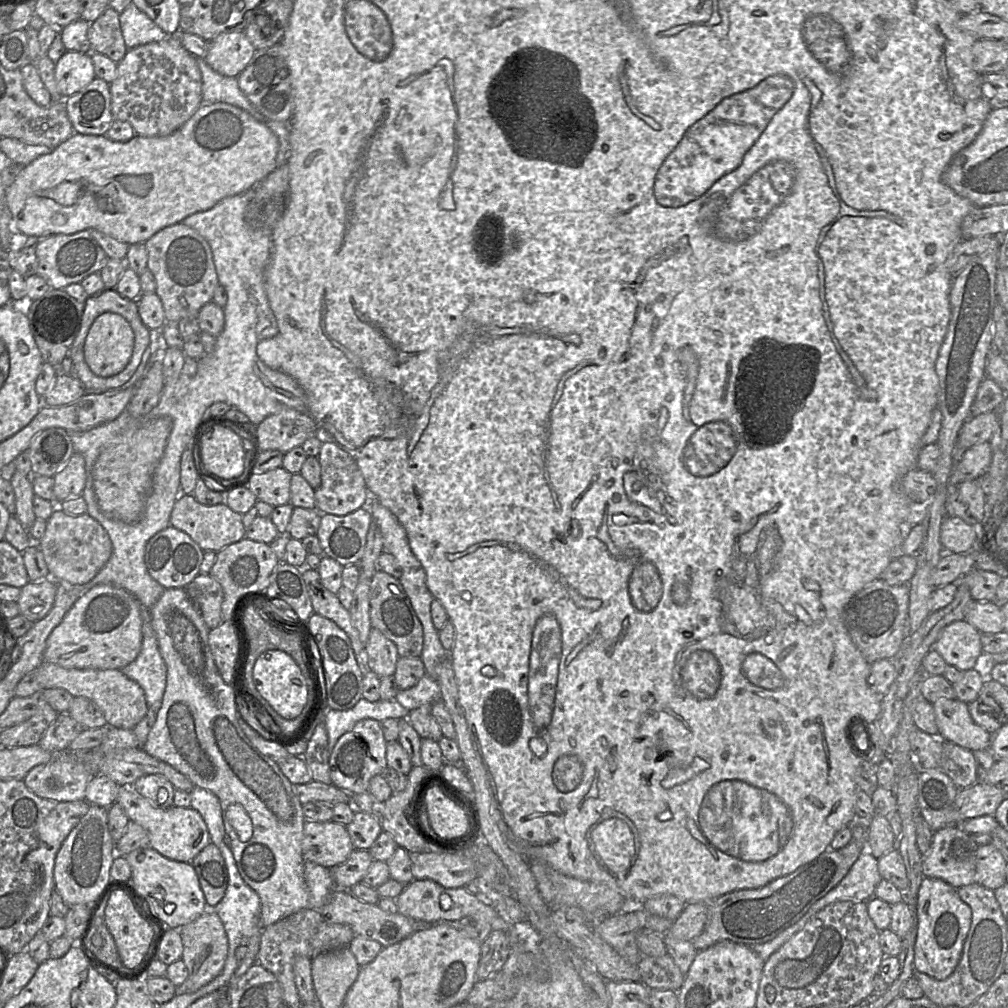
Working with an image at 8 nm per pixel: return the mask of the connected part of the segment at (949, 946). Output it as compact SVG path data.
M924 877L914 910L918 927L914 948L915 970L934 979L945 980L961 959L972 921L971 908L959 897L957 889L944 880Z

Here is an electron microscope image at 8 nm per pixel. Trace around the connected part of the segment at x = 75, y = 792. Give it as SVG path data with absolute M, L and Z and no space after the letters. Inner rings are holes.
M51 759L31 769L23 781L37 796L58 802L85 800L85 791L94 777L83 764Z

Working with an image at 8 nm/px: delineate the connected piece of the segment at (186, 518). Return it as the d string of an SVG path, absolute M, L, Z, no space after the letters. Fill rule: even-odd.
M179 494L170 515L170 525L188 534L204 552L219 552L246 537L242 517L243 514L234 512L225 503L205 506L192 494Z

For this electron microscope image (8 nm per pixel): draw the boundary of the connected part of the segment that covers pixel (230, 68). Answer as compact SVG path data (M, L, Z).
M243 32L222 33L208 42L208 53L204 60L220 75L237 78L255 51Z

